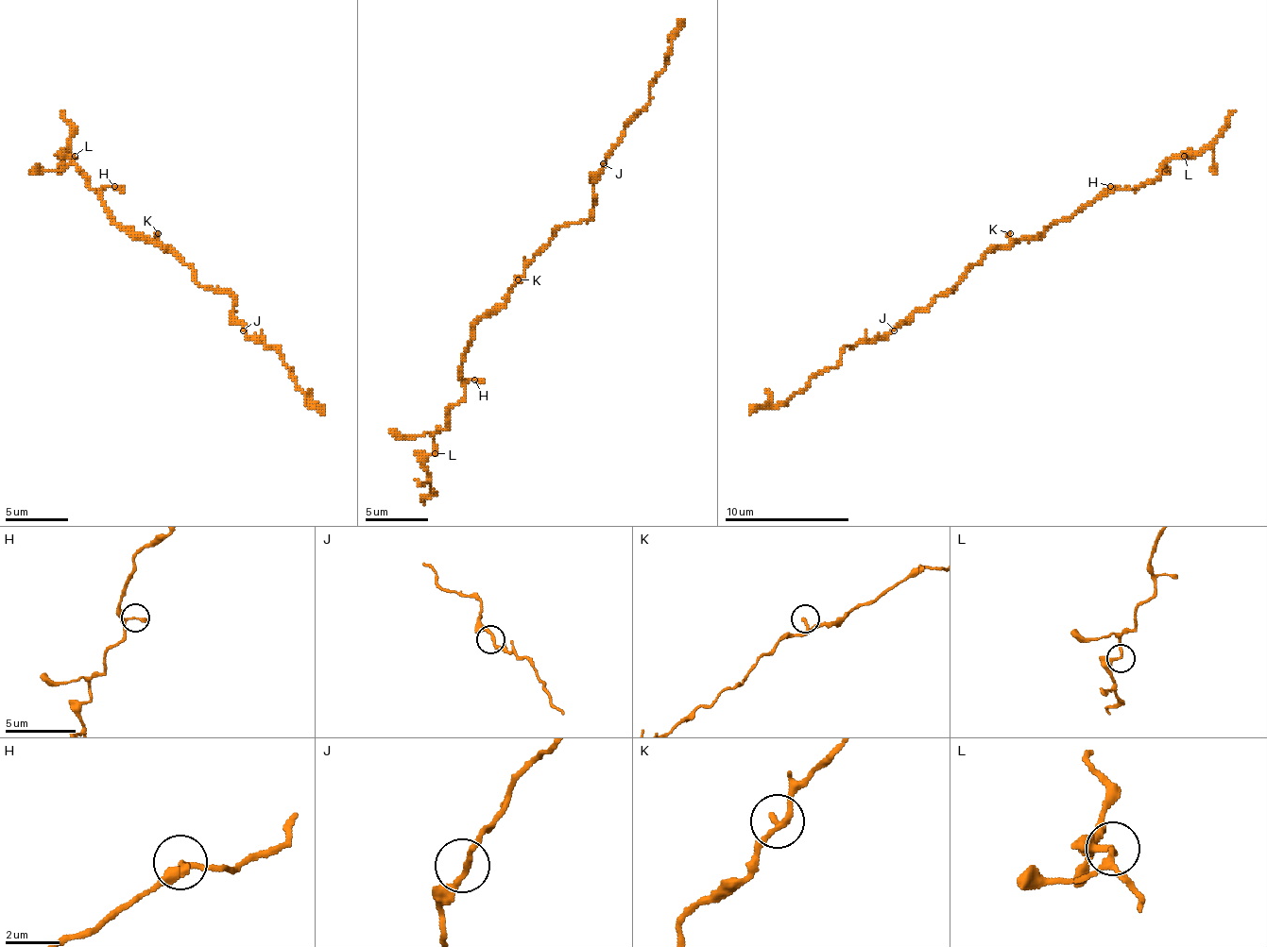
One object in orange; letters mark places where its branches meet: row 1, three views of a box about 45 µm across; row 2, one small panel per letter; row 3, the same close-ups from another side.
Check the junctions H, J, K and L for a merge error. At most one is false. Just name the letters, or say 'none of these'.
none of these

